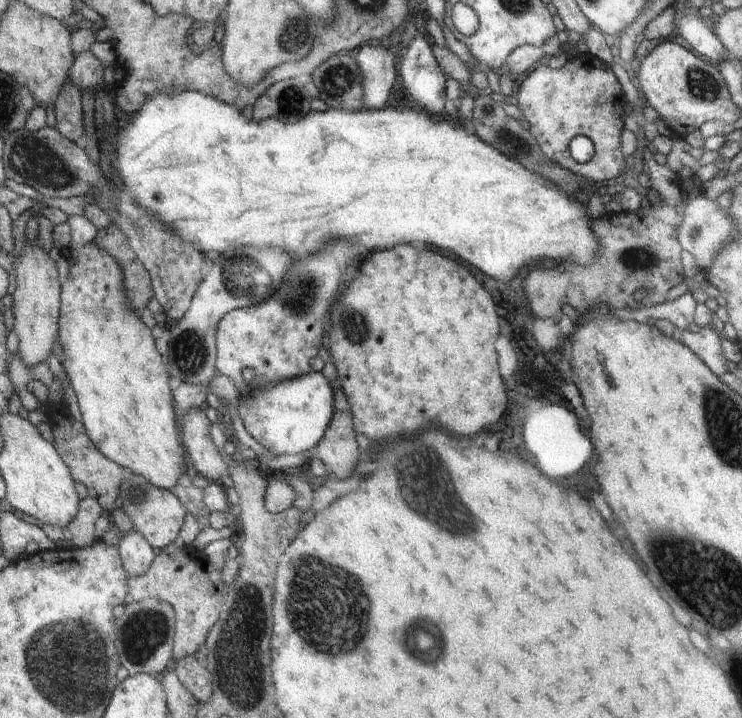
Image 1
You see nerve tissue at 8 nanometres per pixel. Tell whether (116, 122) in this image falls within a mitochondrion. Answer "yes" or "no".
no

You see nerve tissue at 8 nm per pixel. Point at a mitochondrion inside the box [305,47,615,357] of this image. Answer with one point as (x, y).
(503, 136)

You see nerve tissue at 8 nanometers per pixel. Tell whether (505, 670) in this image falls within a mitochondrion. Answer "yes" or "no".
no

